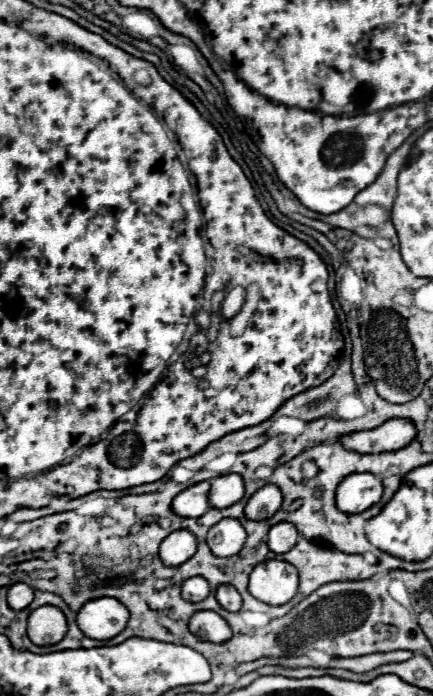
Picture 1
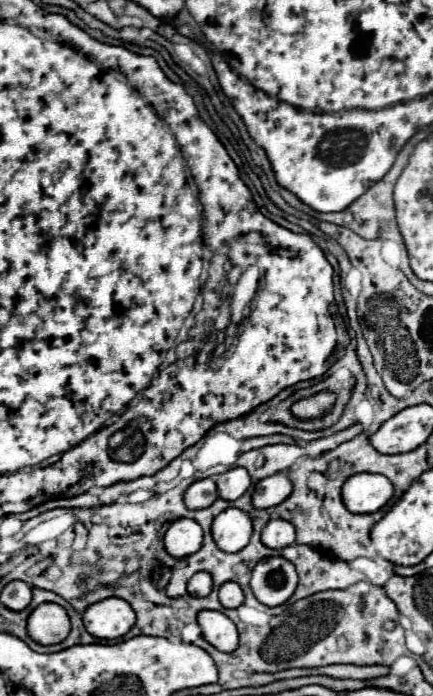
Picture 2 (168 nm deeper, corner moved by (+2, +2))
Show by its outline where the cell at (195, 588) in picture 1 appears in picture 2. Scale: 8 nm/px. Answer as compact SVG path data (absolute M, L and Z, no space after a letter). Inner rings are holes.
M196 572L190 580L188 580L188 592L196 598L202 598L202 596L208 596L210 594L210 588L212 588L212 578L210 574L206 572Z

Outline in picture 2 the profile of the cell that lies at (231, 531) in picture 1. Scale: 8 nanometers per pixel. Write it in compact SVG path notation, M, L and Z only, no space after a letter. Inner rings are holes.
M226 508L212 522L212 536L222 552L240 552L252 534L252 520L238 508Z

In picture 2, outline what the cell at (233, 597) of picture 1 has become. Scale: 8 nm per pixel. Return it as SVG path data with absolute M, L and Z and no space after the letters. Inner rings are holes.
M226 582L220 586L220 604L224 608L238 608L242 602L244 602L244 594L242 594L242 588L236 584L236 582Z

